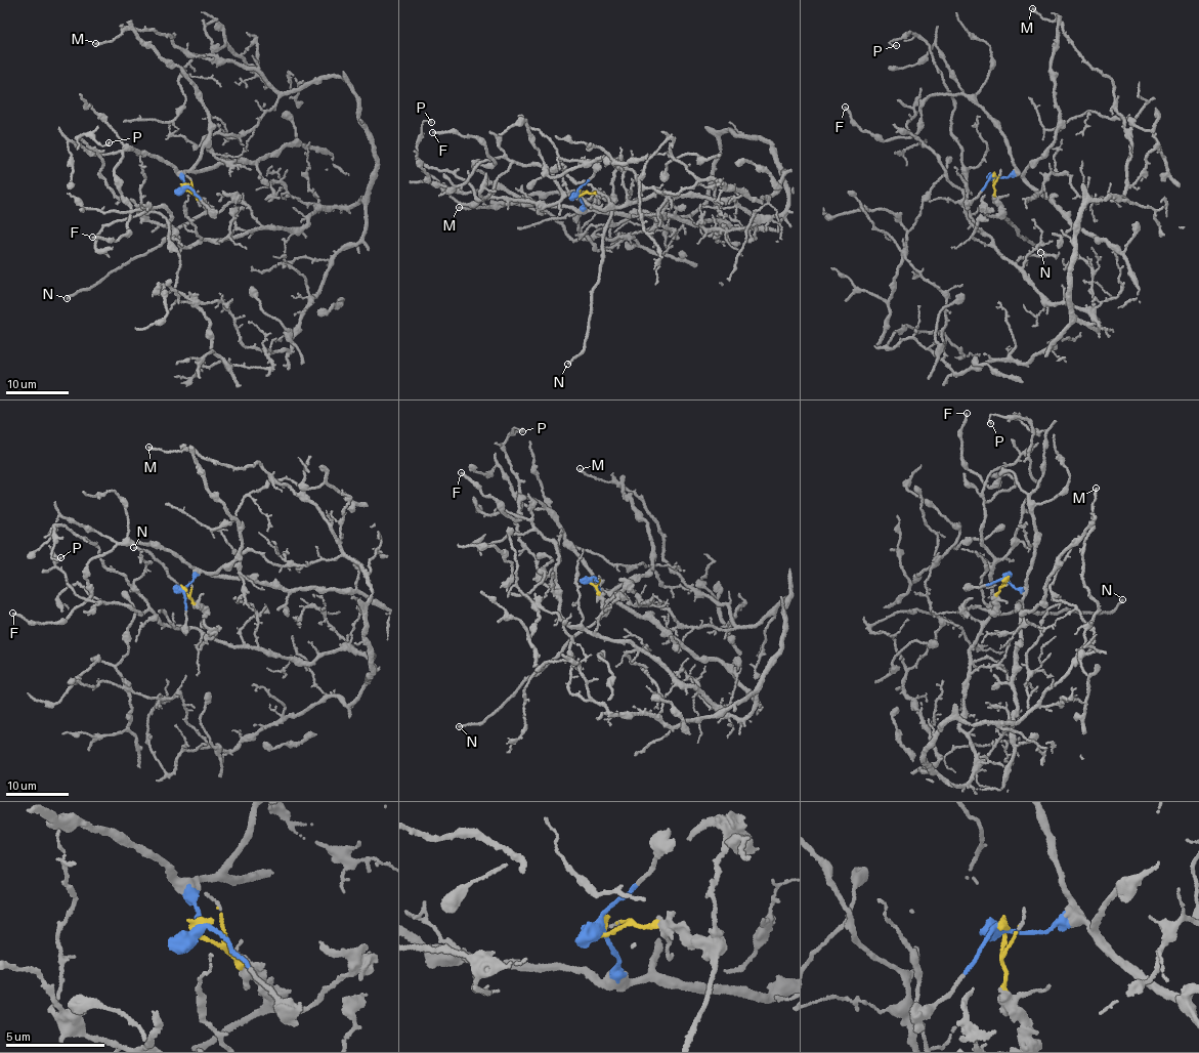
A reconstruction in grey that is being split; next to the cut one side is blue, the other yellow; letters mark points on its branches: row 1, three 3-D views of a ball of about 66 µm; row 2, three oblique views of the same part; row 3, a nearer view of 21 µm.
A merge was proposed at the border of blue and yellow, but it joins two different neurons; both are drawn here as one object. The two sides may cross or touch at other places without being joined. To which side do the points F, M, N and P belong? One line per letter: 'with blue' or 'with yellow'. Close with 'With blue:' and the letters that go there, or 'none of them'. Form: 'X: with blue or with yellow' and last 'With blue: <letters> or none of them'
F: with blue
M: with blue
N: with yellow
P: with blue
With blue: F, M, P

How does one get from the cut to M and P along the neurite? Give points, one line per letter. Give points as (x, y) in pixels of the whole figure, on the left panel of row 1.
M: (183, 186), (184, 170), (200, 155), (209, 130), (207, 110), (196, 86), (130, 29), (110, 41), (95, 43)
P: (183, 186), (124, 151), (114, 174), (131, 211), (171, 220), (116, 196), (78, 137), (109, 141)

